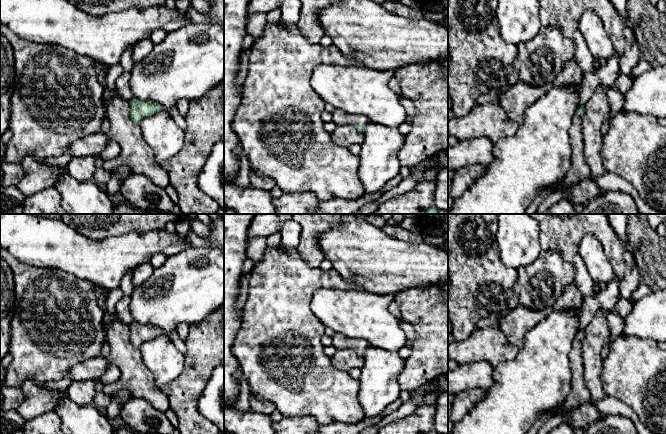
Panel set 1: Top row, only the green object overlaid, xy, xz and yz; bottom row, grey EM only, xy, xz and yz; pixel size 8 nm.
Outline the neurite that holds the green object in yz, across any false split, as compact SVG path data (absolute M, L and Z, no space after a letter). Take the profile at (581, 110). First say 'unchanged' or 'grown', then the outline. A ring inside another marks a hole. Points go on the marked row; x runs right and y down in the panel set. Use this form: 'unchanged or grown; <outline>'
grown; M584 105L578 107L573 115L573 120L569 128L569 137L571 145L571 165L564 178L565 186L573 186L581 180L591 178L591 173L584 160L583 155L583 121L585 108Z

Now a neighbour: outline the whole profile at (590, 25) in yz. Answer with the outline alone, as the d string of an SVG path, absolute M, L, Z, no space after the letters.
M585 11L579 19L578 29L594 59L607 60L616 54L612 40L596 12Z

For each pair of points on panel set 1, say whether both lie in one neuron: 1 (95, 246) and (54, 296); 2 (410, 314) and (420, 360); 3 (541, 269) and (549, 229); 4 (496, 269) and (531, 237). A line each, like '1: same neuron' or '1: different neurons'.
1: different neurons
2: same neuron
3: different neurons
4: different neurons

